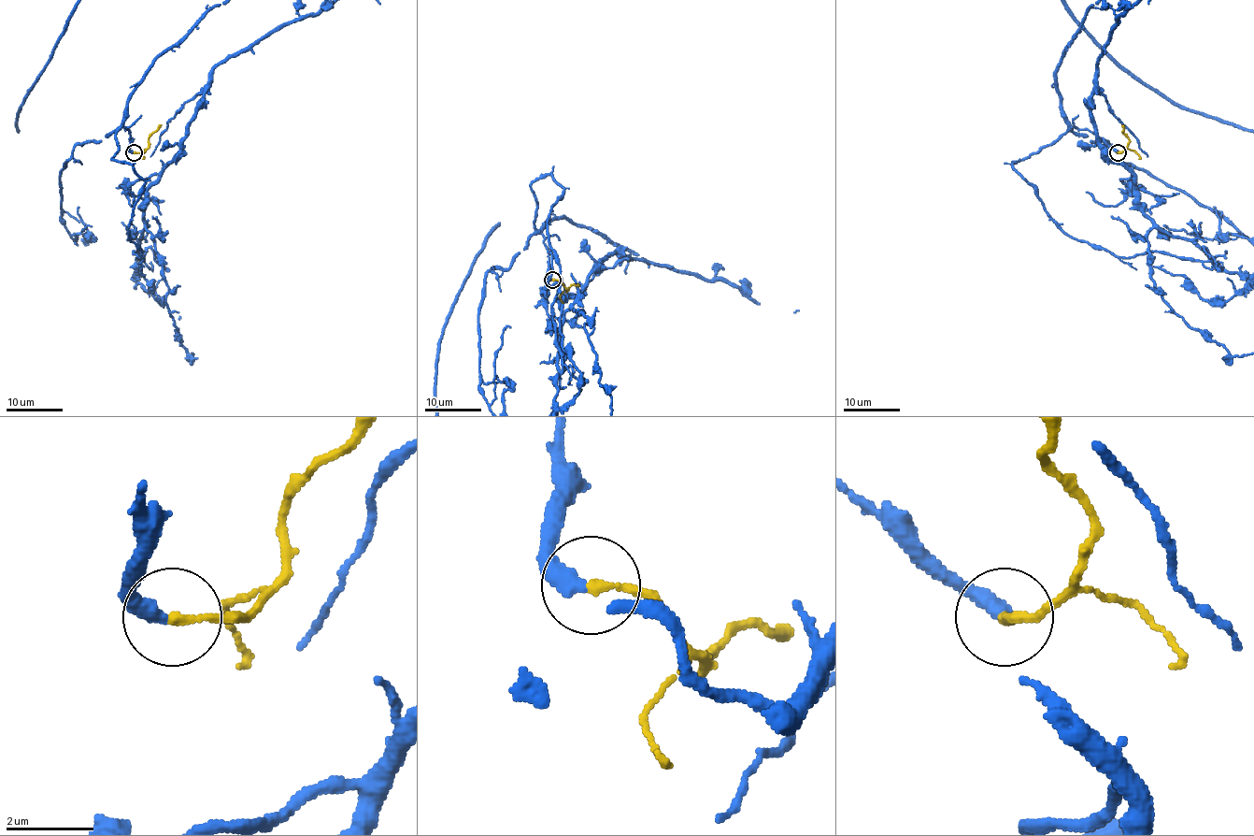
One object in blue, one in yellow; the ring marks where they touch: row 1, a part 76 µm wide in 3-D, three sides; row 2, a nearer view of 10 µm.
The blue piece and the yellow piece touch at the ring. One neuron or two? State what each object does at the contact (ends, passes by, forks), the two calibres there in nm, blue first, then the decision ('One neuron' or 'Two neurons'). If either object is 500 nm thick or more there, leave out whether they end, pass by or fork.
At the ring blue ends. At the ring yellow ends. Thickness 400 nm (blue) against 200 nm. One neuron

